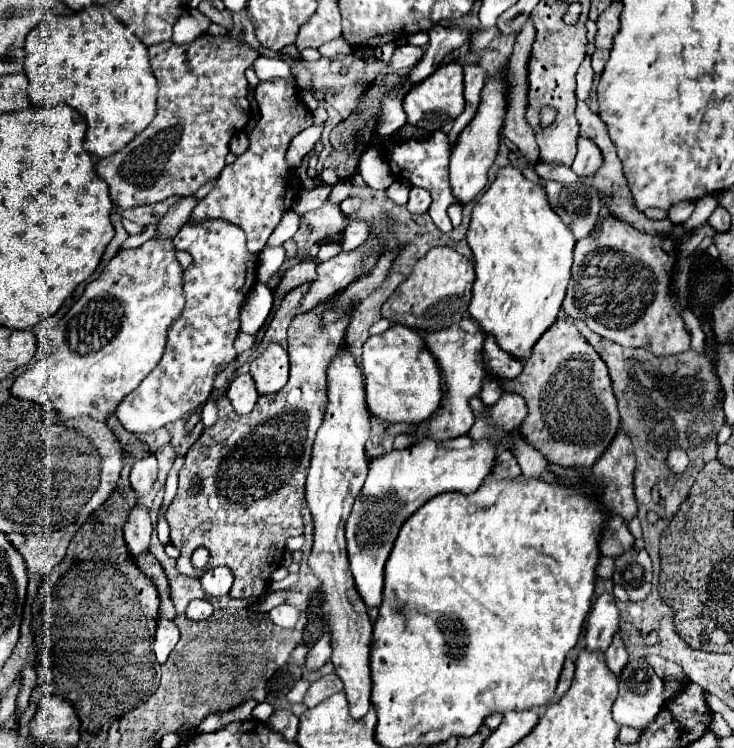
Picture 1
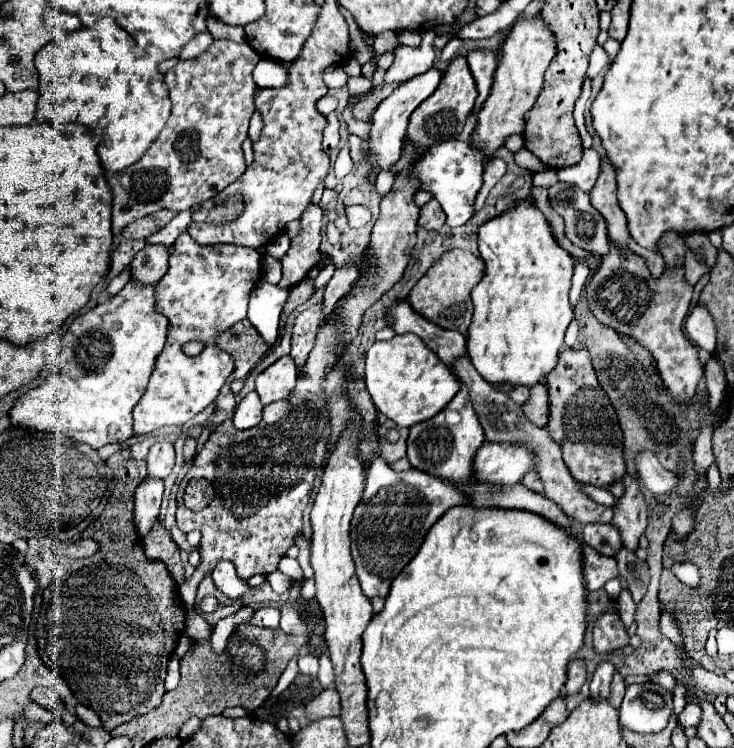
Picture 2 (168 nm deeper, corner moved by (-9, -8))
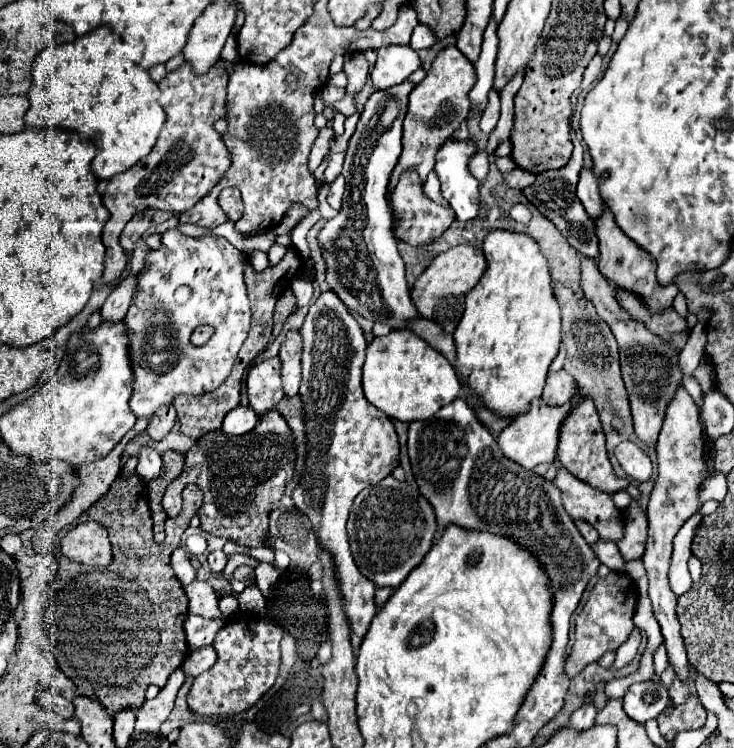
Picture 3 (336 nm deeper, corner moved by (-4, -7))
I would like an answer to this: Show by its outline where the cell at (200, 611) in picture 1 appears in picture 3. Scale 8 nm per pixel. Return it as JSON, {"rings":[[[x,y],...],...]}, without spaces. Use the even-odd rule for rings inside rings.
{"rings":[[[194,581],[184,587],[184,593],[188,597],[188,611],[192,615],[206,619],[216,619],[222,615],[218,609],[218,597],[208,581]]]}

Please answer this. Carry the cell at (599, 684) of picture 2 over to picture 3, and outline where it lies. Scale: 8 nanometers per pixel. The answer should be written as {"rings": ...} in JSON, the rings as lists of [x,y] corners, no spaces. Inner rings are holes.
{"rings":[[[586,703],[584,707],[580,707],[578,711],[572,713],[572,717],[568,721],[568,727],[572,731],[584,731],[584,729],[588,729],[588,727],[594,725],[594,719],[596,719],[596,707],[590,705],[590,703]]]}

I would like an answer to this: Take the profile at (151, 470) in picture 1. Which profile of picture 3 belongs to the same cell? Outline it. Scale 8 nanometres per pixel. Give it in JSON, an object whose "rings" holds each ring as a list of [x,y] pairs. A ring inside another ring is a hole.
{"rings":[[[164,405],[164,409],[160,409],[160,413],[156,413],[156,417],[150,417],[146,431],[154,441],[158,441],[172,429],[174,421],[176,421],[174,405]]]}

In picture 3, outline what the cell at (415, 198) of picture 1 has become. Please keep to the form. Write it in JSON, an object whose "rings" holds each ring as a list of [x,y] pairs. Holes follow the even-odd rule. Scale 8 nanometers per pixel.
{"rings":[[[408,169],[400,175],[400,179],[398,179],[396,187],[390,191],[388,199],[392,205],[394,219],[396,219],[396,237],[410,245],[416,245],[416,247],[428,245],[428,243],[432,243],[432,239],[438,239],[456,219],[450,205],[440,205],[426,197],[424,181],[418,177],[418,173],[414,169]]]}

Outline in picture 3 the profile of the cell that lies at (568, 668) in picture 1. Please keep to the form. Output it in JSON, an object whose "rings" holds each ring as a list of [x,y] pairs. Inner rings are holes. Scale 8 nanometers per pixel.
{"rings":[[[608,573],[606,577],[598,577],[582,613],[576,617],[576,641],[566,659],[566,673],[570,679],[576,677],[588,663],[598,661],[606,651],[616,651],[624,641],[628,641],[630,633],[636,629],[632,621],[636,603],[636,583],[626,573]]]}

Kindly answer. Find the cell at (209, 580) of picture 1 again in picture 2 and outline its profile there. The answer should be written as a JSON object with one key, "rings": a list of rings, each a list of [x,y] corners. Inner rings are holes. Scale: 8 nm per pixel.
{"rings":[[[227,560],[217,564],[217,568],[211,572],[211,578],[213,578],[215,586],[231,600],[239,600],[239,598],[253,592],[253,586],[249,586],[245,580],[241,580],[235,574],[235,566]]]}

